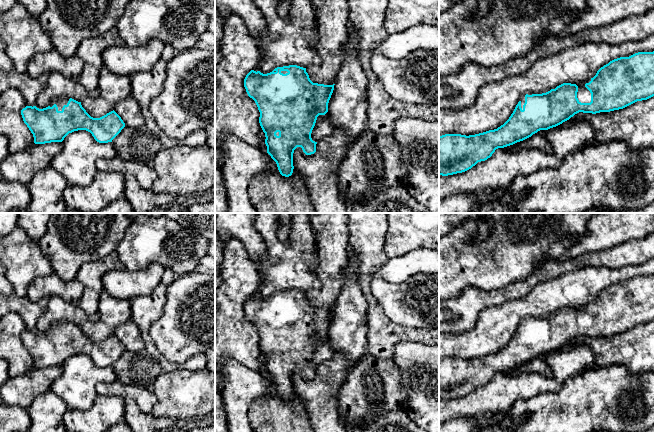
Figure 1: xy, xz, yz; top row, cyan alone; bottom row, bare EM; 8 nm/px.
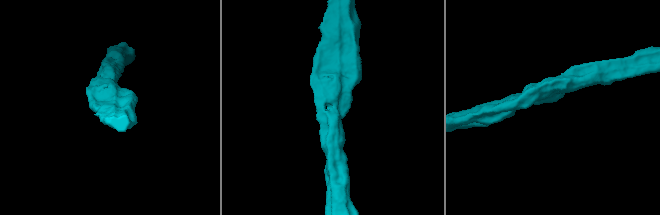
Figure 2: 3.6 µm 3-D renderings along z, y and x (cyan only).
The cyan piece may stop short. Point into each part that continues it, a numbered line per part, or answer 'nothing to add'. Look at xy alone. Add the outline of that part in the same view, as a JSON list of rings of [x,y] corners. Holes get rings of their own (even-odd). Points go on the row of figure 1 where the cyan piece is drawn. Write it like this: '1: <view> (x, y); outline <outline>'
1: xy (60, 102); outline [[[65,97],[59,98],[53,101],[49,106],[52,107],[54,104],[56,104],[58,107],[58,111],[62,111],[63,106],[67,105],[68,101],[69,101],[69,98],[65,98]]]

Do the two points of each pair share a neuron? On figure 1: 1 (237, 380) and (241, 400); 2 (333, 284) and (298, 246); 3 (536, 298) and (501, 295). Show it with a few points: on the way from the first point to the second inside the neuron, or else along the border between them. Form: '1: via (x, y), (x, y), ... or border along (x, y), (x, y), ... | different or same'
1: via (240, 385), (240, 395) | same
2: border along (309, 225), (316, 248) | different
3: border along (542, 282), (522, 298), (508, 299), (502, 305) | different

